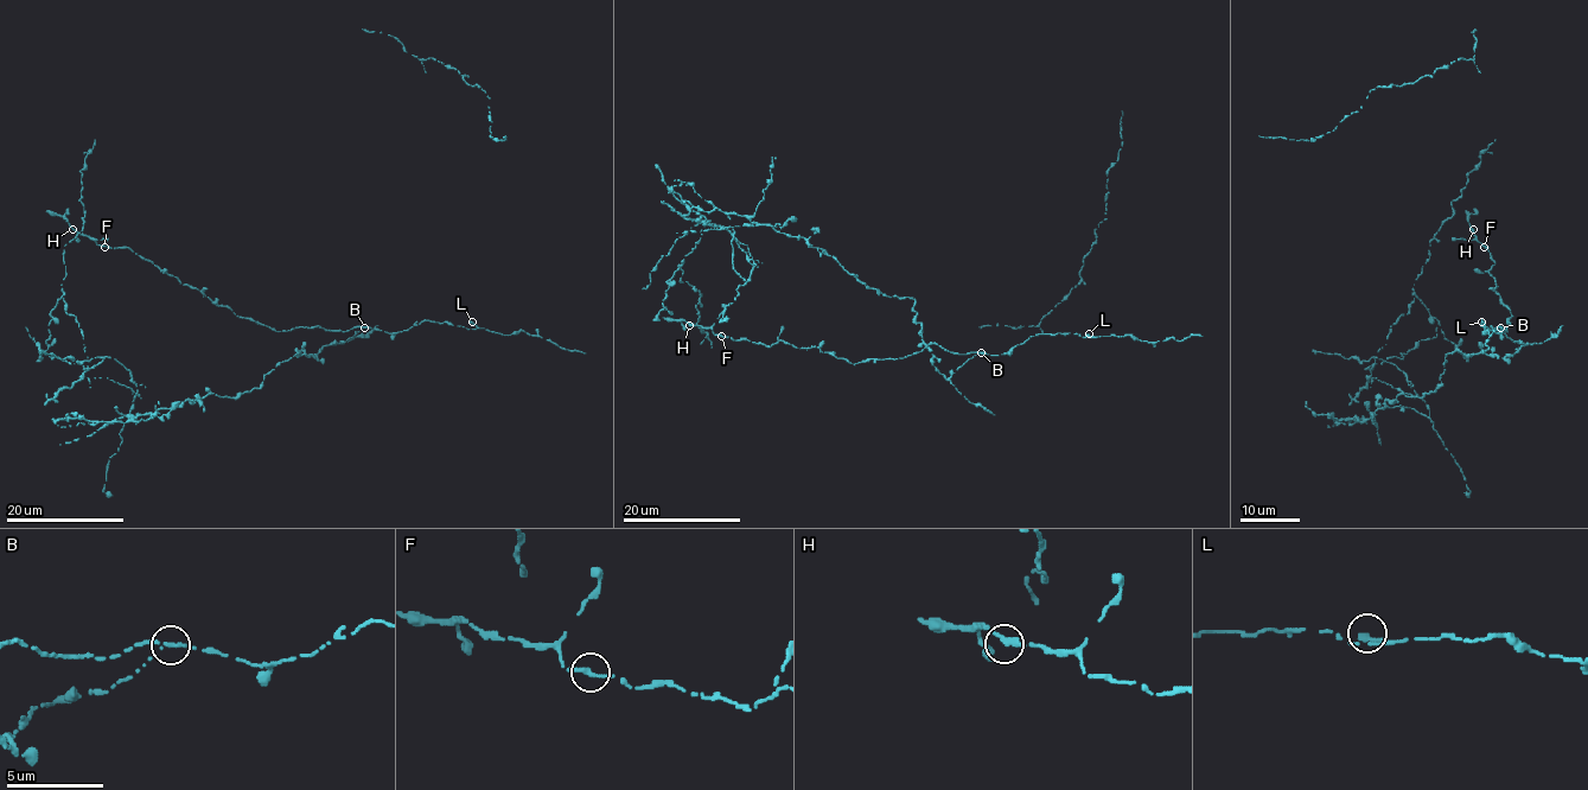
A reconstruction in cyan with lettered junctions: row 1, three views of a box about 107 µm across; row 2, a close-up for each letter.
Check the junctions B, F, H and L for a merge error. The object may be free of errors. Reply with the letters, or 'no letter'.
B

